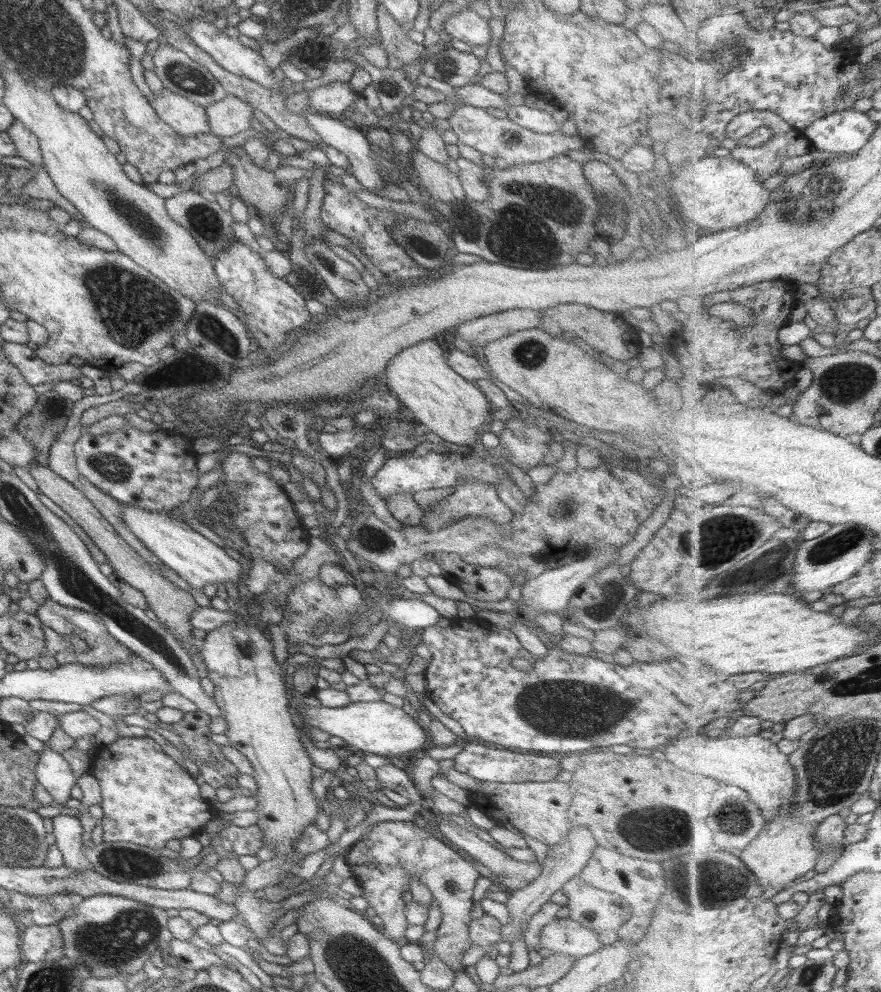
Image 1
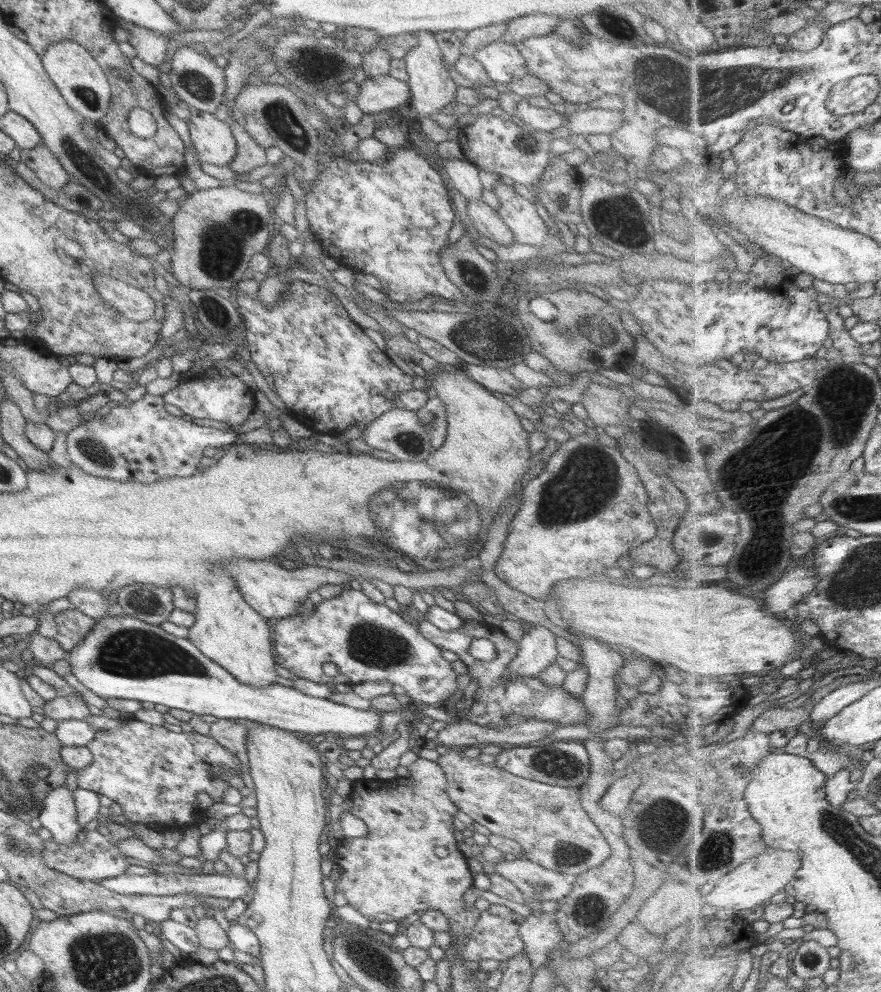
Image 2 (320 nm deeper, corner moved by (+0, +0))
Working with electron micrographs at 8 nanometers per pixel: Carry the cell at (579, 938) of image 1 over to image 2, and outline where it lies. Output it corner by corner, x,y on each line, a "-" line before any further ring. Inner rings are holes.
530,912
522,918
517,936
523,944
525,957
529,959
532,971
546,964
546,957
559,946
562,935
557,929
554,914

